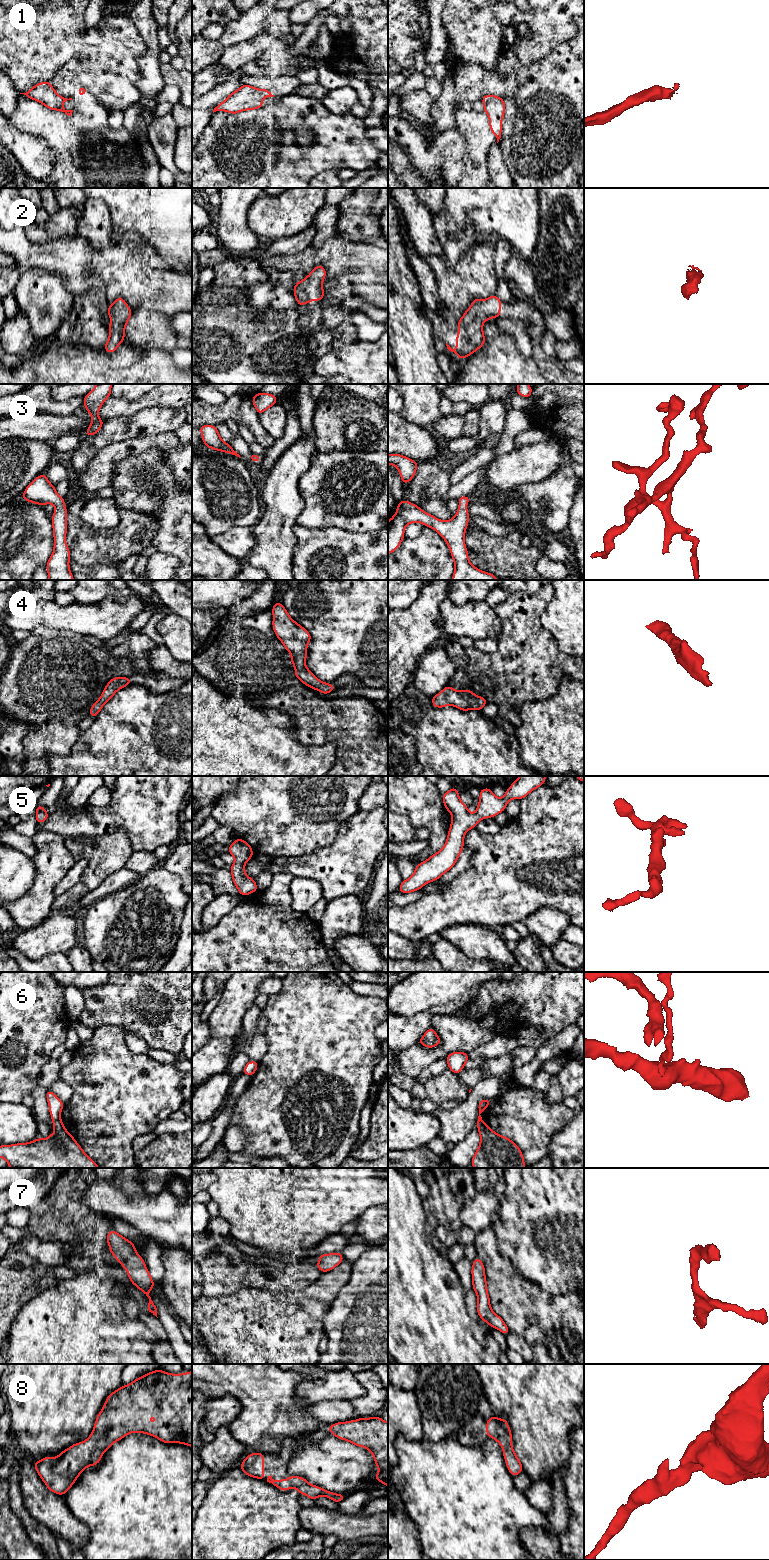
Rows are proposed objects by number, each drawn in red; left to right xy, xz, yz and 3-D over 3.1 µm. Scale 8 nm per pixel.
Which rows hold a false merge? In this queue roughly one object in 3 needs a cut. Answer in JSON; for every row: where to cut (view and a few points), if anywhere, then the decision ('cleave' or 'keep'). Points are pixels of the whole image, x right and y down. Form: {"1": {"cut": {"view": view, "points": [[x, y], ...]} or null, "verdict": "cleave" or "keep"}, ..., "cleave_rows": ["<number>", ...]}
{"1": {"cut": null, "verdict": "keep"}, "2": {"cut": null, "verdict": "keep"}, "3": {"cut": null, "verdict": "keep"}, "4": {"cut": null, "verdict": "keep"}, "5": {"cut": null, "verdict": "keep"}, "6": {"cut": null, "verdict": "keep"}, "7": {"cut": null, "verdict": "keep"}, "8": {"cut": null, "verdict": "keep"}, "cleave_rows": []}

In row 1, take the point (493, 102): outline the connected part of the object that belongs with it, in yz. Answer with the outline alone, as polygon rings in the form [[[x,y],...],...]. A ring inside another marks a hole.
[[[483,95],[481,100],[484,104],[483,111],[489,117],[489,127],[491,132],[496,136],[498,143],[502,134],[501,126],[505,113],[504,99],[496,95]]]

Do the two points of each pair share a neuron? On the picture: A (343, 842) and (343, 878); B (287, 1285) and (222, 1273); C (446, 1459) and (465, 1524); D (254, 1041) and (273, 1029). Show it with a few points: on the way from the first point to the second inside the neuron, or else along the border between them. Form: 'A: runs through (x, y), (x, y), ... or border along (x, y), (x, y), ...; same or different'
A: runs through (343, 851), (344, 869); same
B: runs through (271, 1281), (254, 1275), (238, 1275); same
C: runs through (446, 1475), (446, 1485), (464, 1503), (465, 1508); same
D: border along (264, 1031), (267, 1051), (261, 1058); different

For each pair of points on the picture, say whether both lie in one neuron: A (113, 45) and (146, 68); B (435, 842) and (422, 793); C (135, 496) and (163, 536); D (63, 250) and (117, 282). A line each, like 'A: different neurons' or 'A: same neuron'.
A: different neurons
B: same neuron
C: same neuron
D: same neuron

